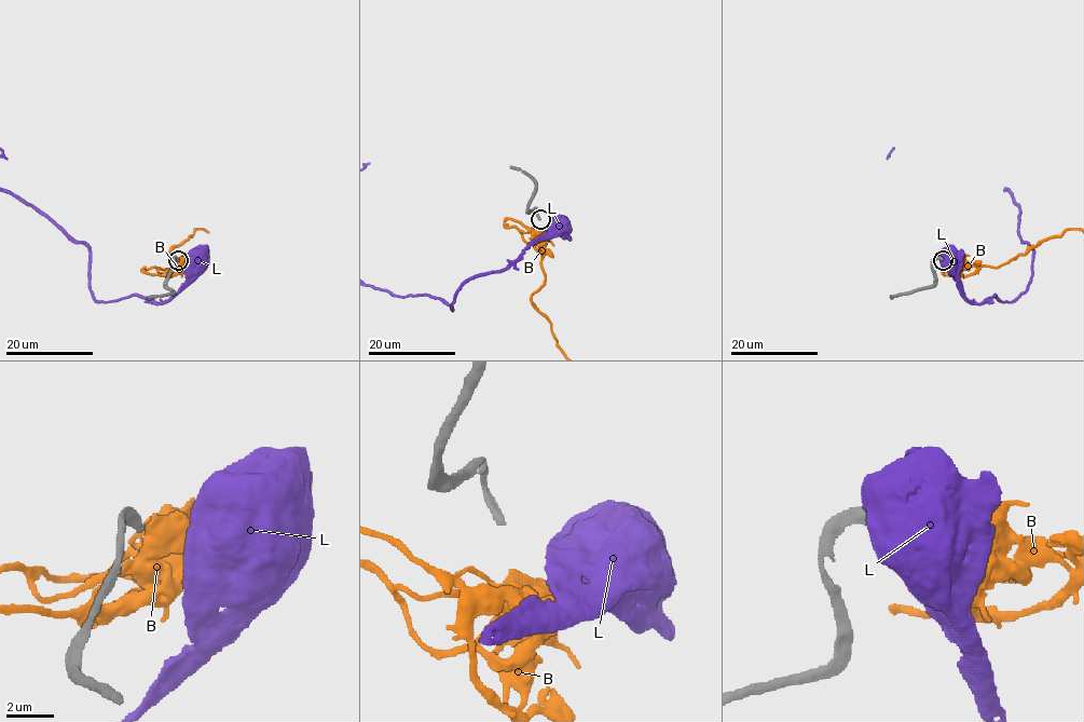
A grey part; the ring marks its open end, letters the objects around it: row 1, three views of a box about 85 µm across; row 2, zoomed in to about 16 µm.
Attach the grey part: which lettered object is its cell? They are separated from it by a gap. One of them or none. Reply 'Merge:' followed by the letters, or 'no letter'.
Merge: no letter

